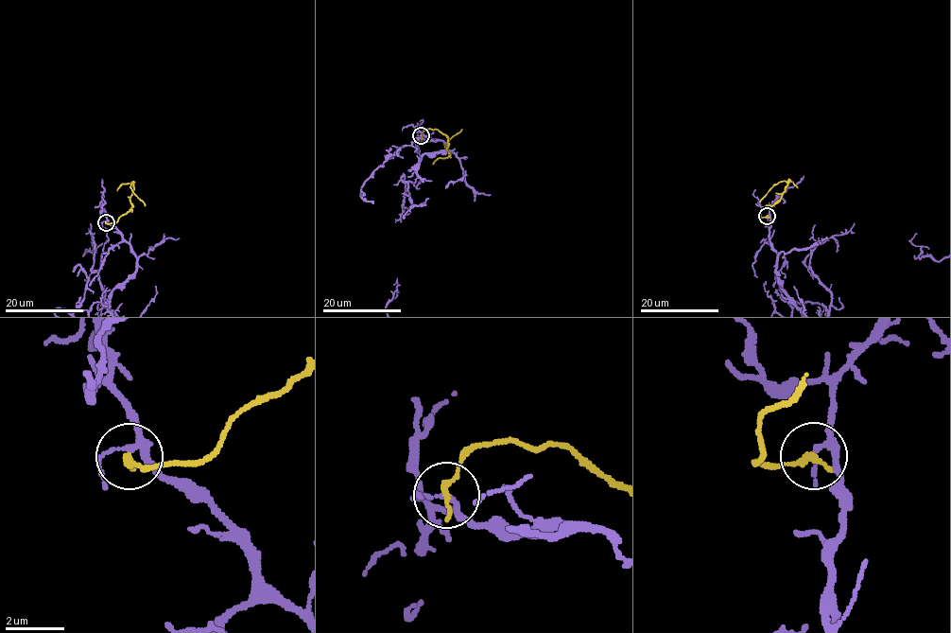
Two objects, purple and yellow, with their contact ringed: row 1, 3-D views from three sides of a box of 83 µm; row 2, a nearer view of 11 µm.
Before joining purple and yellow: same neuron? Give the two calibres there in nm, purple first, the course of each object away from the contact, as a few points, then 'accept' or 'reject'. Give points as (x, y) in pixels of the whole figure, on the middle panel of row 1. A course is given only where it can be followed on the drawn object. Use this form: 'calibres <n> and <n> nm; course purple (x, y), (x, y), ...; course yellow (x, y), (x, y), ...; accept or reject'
calibres 150 and 240 nm; course yellow (421, 135), (424, 130), (437, 129), (448, 138), (445, 149), (449, 154), (447, 142), (462, 130); accept

